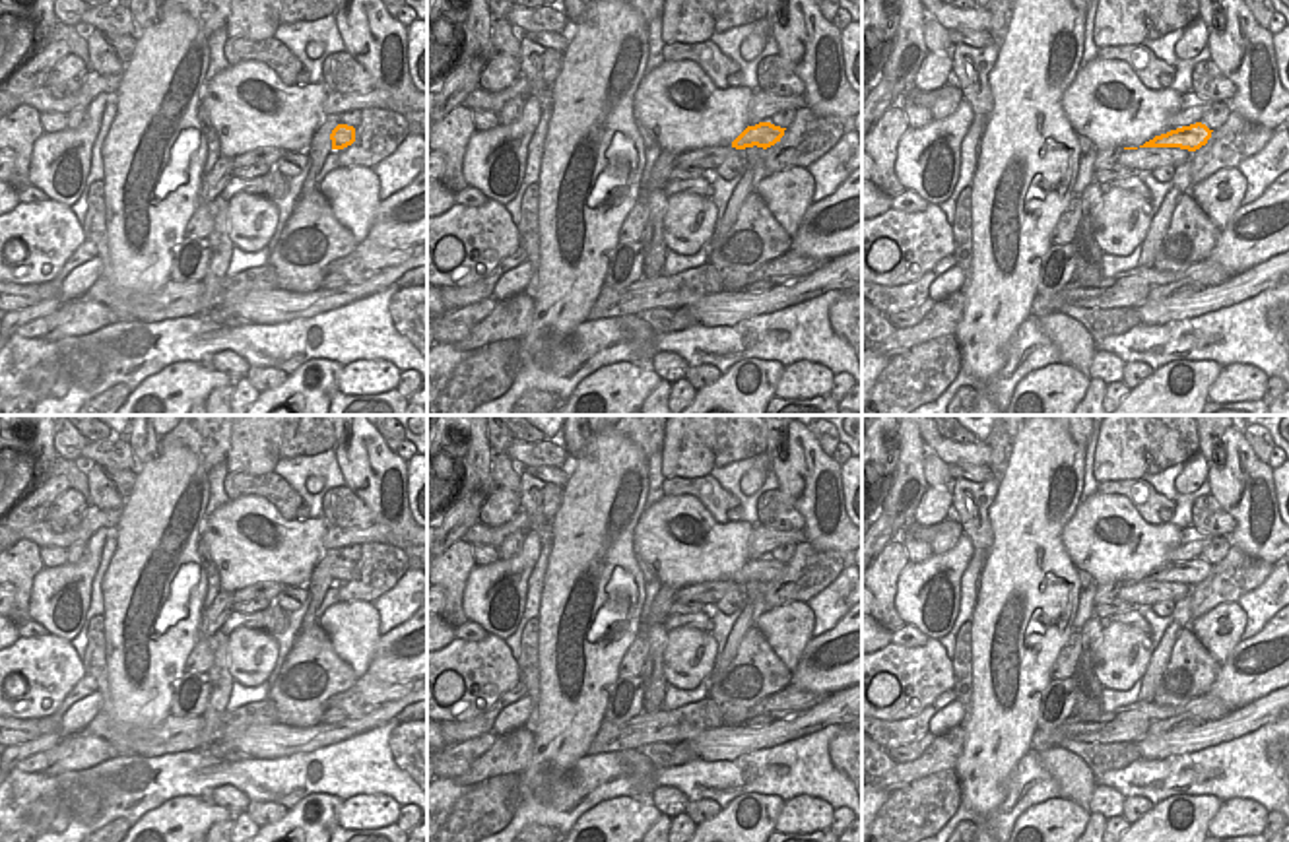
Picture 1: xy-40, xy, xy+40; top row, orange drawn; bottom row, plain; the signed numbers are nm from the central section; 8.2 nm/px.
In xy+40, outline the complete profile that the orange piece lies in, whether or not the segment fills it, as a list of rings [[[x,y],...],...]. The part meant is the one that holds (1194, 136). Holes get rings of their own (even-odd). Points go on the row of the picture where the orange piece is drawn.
[[[1196,122],[1190,126],[1182,126],[1167,134],[1155,136],[1153,140],[1145,142],[1140,147],[1180,147],[1180,149],[1196,151],[1207,144],[1207,140],[1211,138],[1211,132],[1213,130],[1209,130],[1206,124]]]

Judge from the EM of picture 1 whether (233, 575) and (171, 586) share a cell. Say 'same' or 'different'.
different

